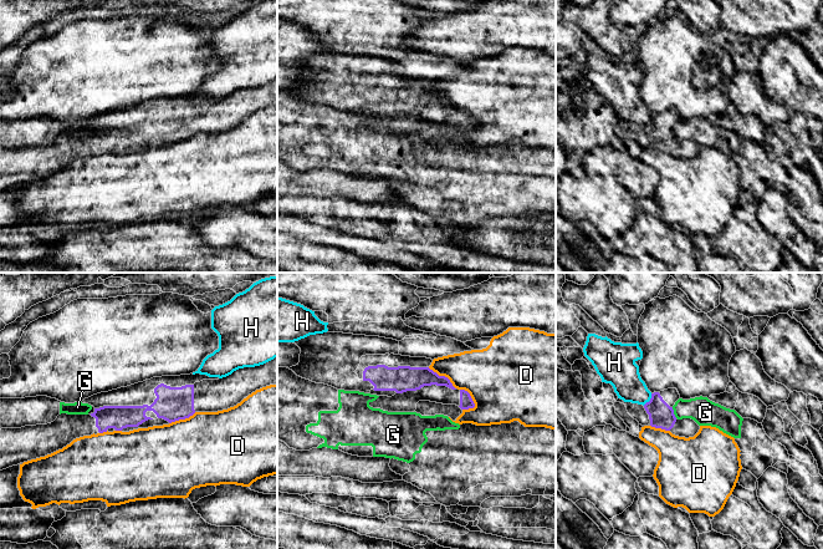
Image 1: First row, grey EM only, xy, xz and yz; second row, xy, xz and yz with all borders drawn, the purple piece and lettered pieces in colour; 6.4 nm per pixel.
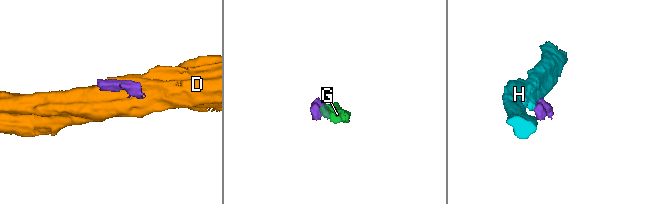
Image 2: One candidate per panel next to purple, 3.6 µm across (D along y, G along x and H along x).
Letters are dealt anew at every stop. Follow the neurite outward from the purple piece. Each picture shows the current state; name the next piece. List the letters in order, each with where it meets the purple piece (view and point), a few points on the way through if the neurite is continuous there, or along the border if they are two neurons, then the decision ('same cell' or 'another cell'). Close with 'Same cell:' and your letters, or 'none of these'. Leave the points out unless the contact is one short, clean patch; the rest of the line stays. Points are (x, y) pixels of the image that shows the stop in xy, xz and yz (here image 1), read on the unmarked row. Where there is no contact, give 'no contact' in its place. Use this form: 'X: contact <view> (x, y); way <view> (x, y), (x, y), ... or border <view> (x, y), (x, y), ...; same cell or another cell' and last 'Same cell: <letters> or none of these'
D: contact xz (470, 118); another cell
G: contact yz (673, 133); border yz (671, 128), (676, 138); another cell
H: contact yz (650, 121); another cell
Same cell: none of these

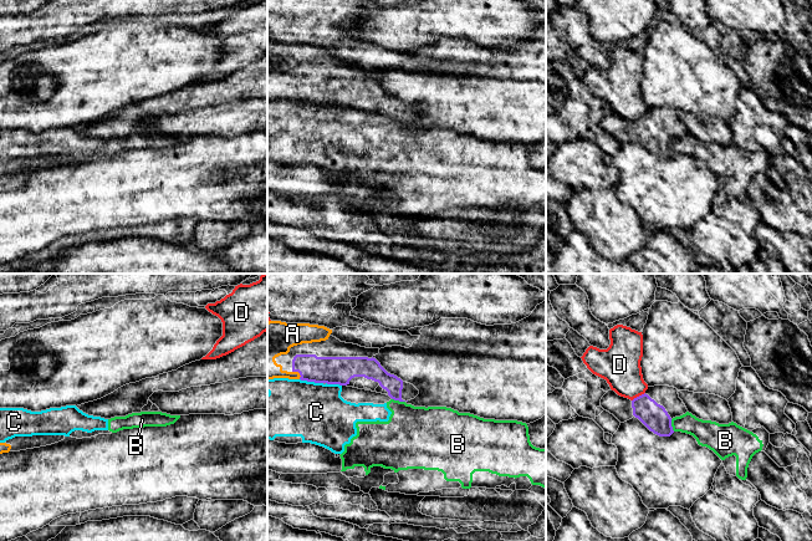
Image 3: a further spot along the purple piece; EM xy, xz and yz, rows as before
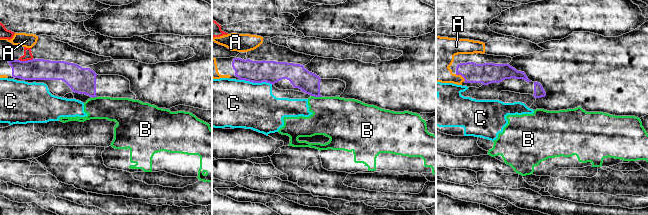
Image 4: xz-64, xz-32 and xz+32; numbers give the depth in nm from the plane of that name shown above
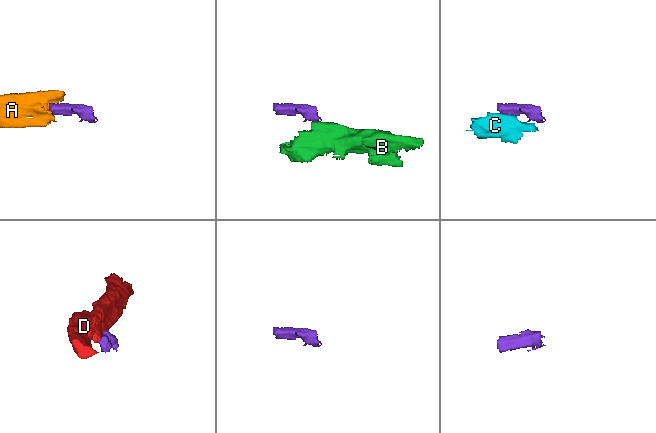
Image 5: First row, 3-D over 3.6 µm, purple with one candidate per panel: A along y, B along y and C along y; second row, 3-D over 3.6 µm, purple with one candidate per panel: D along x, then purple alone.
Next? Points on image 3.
A: contact xz (299, 93); same cell
B: contact xz (398, 121); border xz (392, 120), (404, 123); another cell
C: contact xz (311, 102); border xz (300, 100), (307, 103), (322, 105); another cell
D: contact yz (639, 117); another cell
Same cell: A

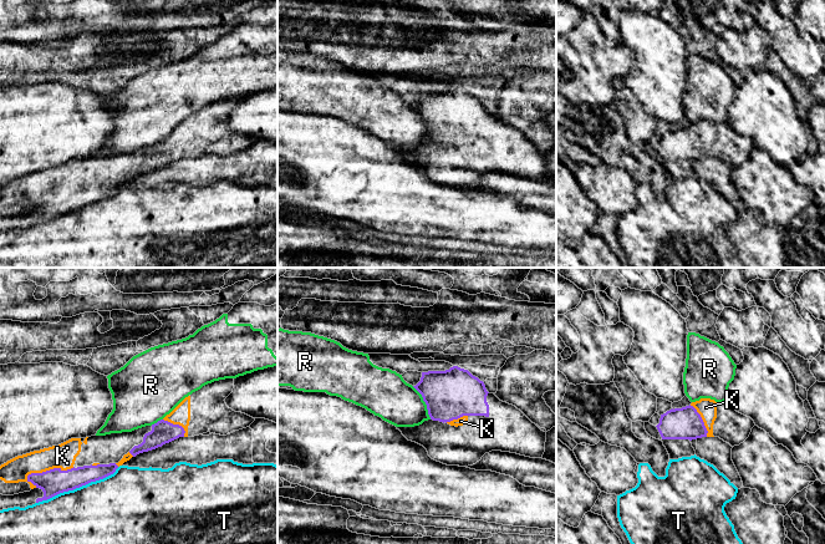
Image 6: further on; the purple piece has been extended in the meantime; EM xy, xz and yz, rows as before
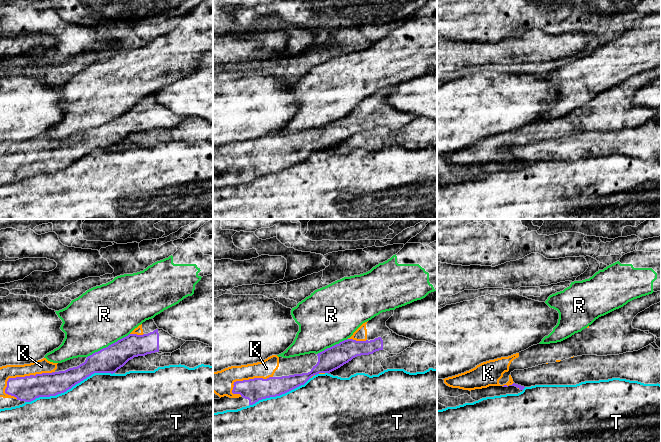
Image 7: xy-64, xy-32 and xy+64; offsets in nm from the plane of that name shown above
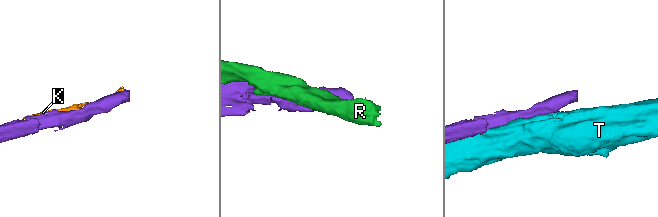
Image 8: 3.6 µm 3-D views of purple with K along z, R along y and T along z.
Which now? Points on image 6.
K: contact xy (47, 192); same cell
R: contact xz (424, 122); another cell
T: contact xy (77, 208); another cell
Same cell: K

